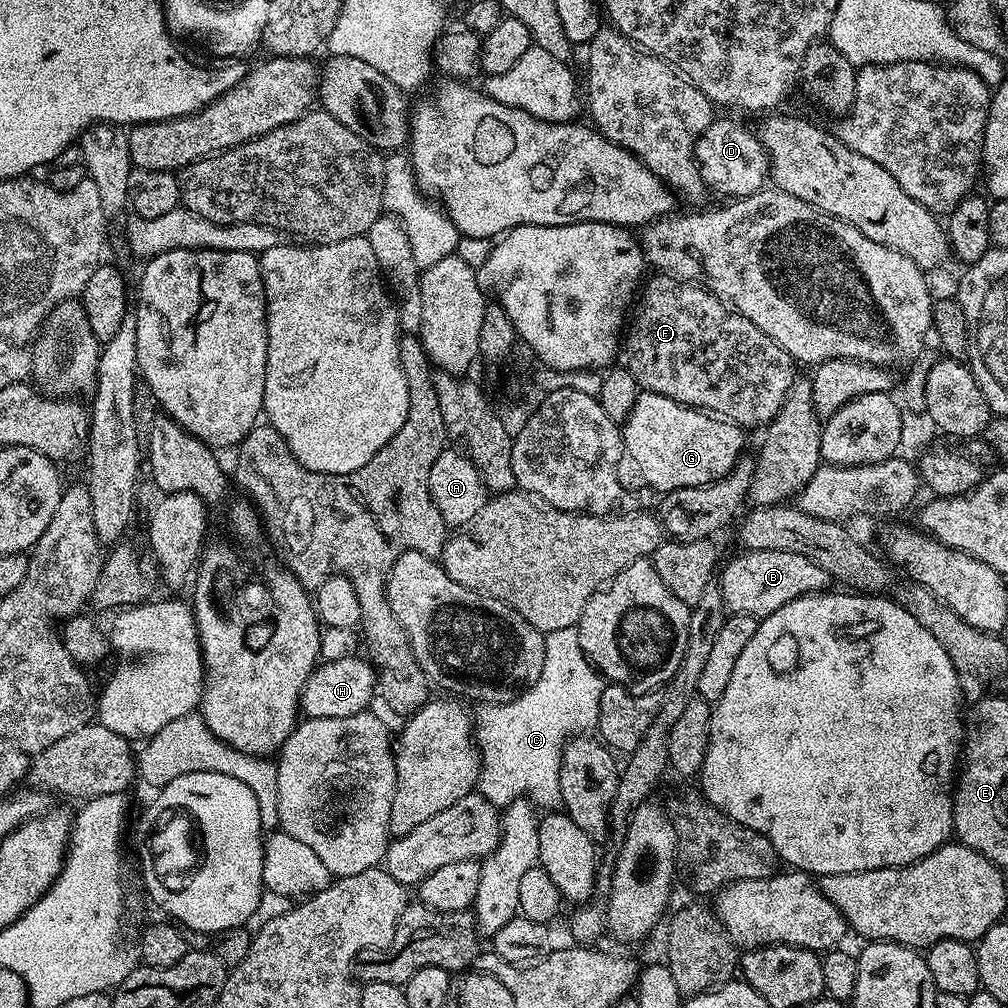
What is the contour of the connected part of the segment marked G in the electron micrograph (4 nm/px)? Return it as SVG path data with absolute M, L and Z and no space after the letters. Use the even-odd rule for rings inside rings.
M641 391L640 397L634 402L634 410L630 410L627 420L623 421L622 431L624 437L624 450L627 459L633 460L636 463L636 468L640 471L640 476L652 488L657 488L660 494L666 492L673 492L676 488L697 488L703 484L712 484L715 480L720 480L740 461L744 448L744 436L746 436L745 429L738 424L731 424L728 420L721 420L707 412L702 412L698 408L687 408L684 404L674 402L670 398L666 398L662 394L654 394L653 392Z

